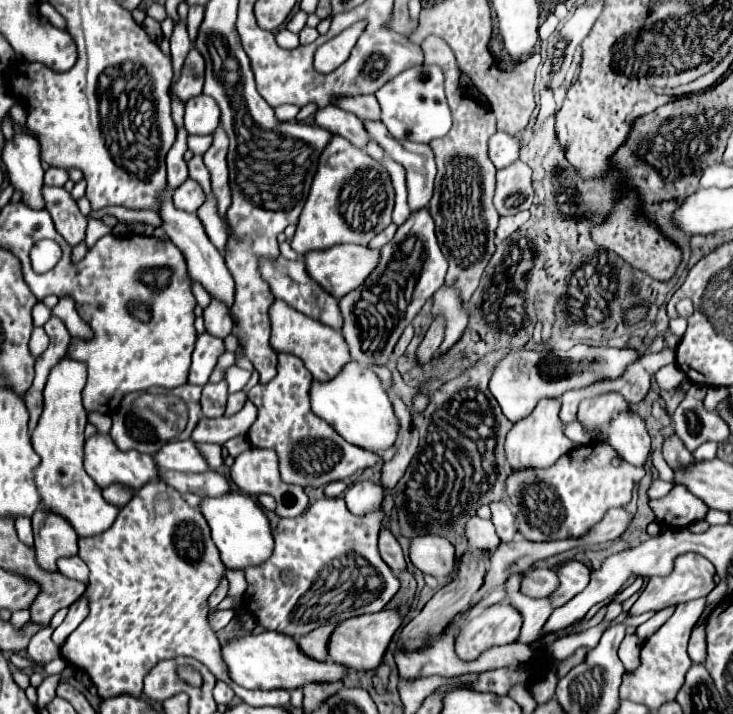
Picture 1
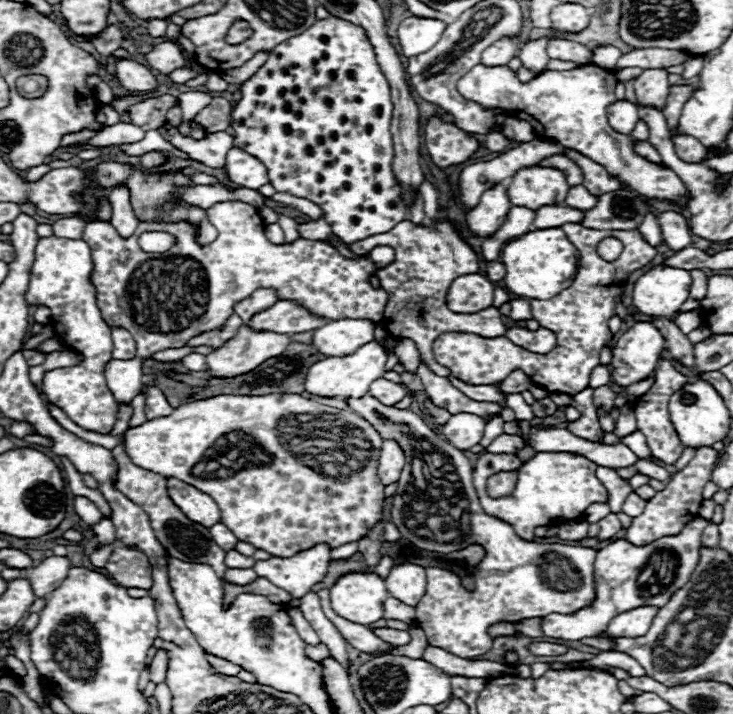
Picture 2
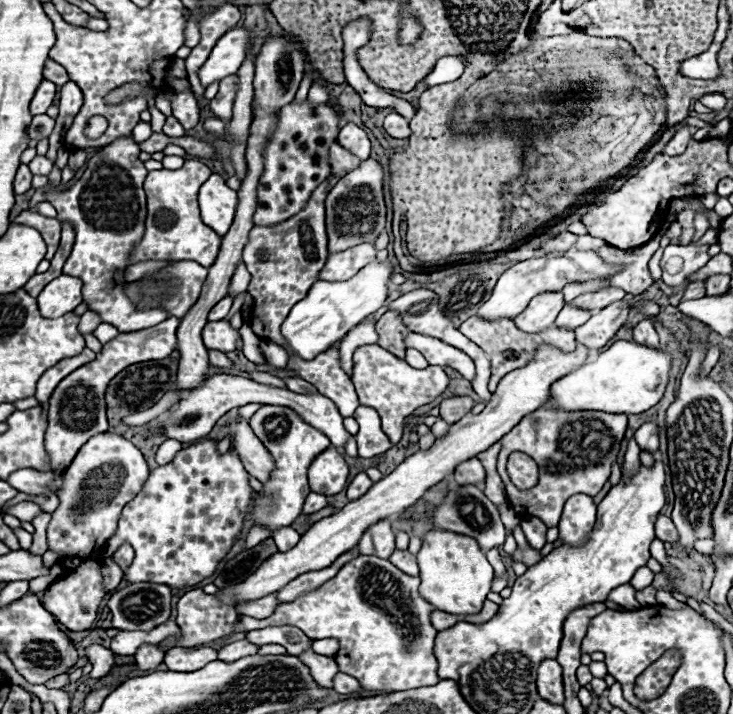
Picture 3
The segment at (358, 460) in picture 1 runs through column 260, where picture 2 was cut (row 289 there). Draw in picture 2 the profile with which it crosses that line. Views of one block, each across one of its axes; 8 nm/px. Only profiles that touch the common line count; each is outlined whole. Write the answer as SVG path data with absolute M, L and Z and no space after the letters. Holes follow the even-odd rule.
M436 218L430 224L418 226L410 220L400 222L390 232L370 236L366 240L354 242L348 248L354 254L368 254L376 244L392 246L396 250L396 260L388 264L386 268L378 270L378 278L382 288L388 292L388 304L384 308L384 328L394 338L410 338L414 340L422 362L438 376L448 376L450 370L440 366L434 360L432 344L434 340L444 332L468 332L468 334L480 334L484 338L502 336L506 332L506 326L502 322L502 314L498 308L490 306L480 312L472 314L458 314L448 310L446 306L446 292L448 286L466 274L478 274L480 272L480 258L470 248L470 244L462 238L460 230L446 218Z

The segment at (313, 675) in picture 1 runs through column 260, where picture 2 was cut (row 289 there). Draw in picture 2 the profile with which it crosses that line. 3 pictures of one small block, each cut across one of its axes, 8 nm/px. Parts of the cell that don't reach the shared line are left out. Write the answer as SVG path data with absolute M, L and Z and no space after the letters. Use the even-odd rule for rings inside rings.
M666 264L652 266L634 282L632 304L646 316L674 316L688 300L692 276Z

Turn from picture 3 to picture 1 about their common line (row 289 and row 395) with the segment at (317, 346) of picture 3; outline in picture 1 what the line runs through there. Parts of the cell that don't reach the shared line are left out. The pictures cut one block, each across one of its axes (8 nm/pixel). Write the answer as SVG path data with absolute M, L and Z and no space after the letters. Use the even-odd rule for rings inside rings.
M350 362L338 378L330 382L314 382L310 390L312 410L322 420L326 420L346 442L364 448L376 456L382 456L388 448L392 448L398 440L398 418L394 414L392 402L388 400L386 390L378 376L358 362Z

